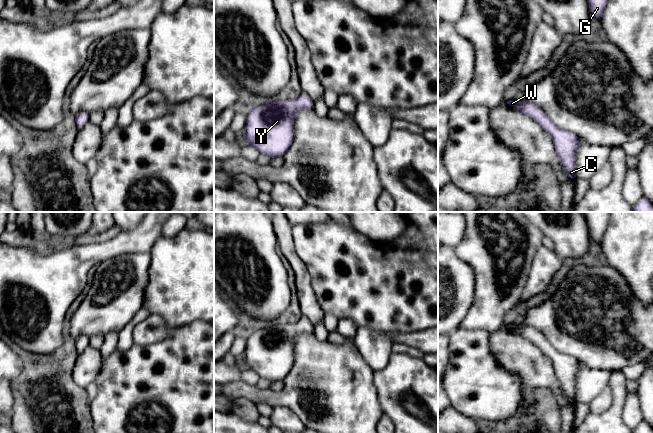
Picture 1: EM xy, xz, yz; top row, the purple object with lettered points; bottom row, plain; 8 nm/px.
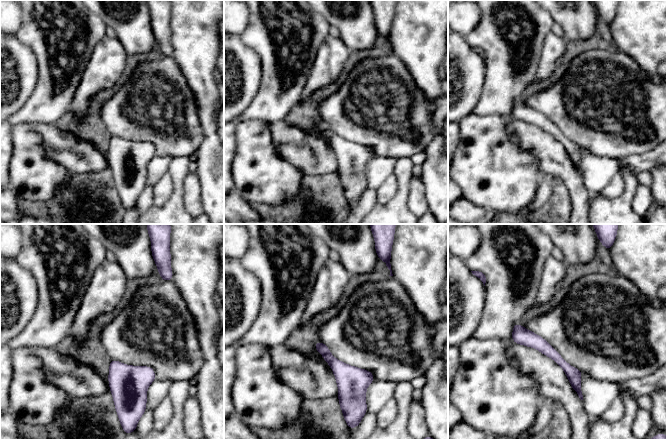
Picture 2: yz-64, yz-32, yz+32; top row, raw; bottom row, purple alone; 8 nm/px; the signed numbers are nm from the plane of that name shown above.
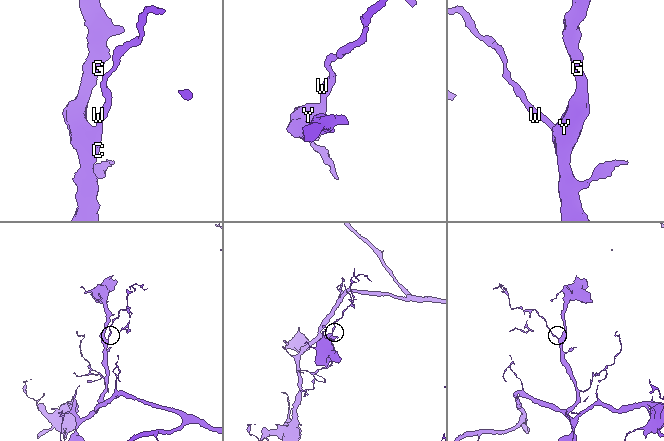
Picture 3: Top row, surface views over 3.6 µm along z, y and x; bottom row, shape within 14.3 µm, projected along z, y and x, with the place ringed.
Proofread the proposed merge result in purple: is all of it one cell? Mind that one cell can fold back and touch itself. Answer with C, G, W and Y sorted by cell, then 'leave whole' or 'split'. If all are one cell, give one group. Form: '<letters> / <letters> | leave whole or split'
C G W Y | leave whole

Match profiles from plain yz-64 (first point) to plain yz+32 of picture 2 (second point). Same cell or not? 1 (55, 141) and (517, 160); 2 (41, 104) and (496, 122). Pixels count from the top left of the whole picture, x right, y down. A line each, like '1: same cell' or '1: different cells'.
1: different cells
2: different cells

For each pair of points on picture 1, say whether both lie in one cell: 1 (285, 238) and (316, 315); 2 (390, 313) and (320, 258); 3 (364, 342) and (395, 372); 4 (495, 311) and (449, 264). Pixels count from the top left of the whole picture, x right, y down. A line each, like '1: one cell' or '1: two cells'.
1: one cell
2: one cell
3: two cells
4: two cells

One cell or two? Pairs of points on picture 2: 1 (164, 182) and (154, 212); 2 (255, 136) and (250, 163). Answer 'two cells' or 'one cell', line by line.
1: two cells
2: one cell

